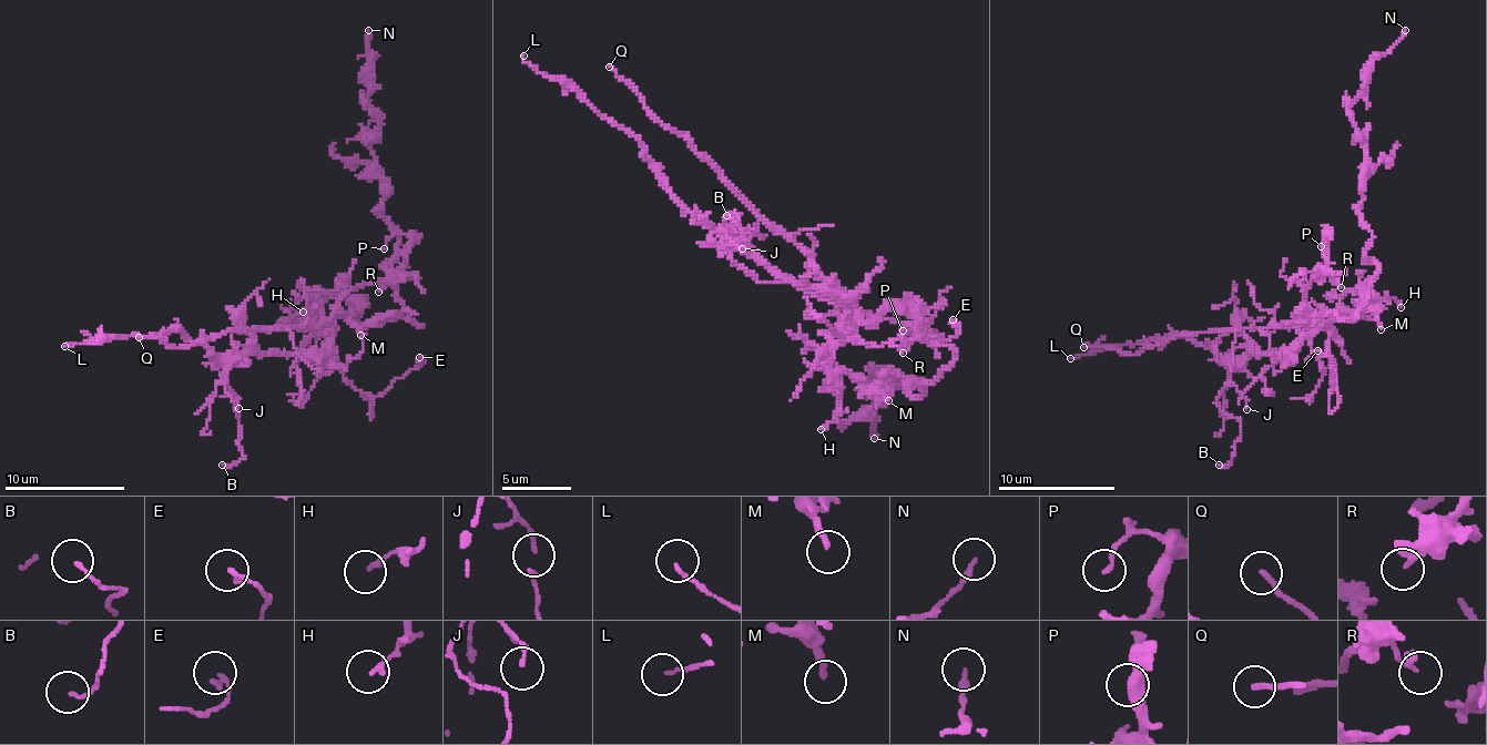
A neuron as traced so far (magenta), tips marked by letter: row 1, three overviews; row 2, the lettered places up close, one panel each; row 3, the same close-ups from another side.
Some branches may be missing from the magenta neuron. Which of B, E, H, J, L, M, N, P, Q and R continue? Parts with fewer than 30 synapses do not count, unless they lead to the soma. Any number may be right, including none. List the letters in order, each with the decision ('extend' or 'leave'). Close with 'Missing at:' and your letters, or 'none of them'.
B: leave
E: leave
H: leave
J: leave
L: leave
M: leave
N: leave
P: leave
Q: extend
R: leave
Missing at: Q

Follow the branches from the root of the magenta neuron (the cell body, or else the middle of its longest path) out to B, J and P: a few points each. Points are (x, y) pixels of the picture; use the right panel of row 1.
B: (1305, 323), (1286, 350), (1253, 353), (1231, 374), (1216, 402), (1241, 424), (1241, 438), (1219, 465)
J: (1305, 323), (1313, 320), (1312, 315), (1314, 324), (1286, 350), (1253, 353), (1231, 374), (1246, 409)
P: (1305, 323), (1313, 320), (1313, 315), (1303, 303), (1304, 294), (1325, 263), (1325, 231), (1321, 246)

